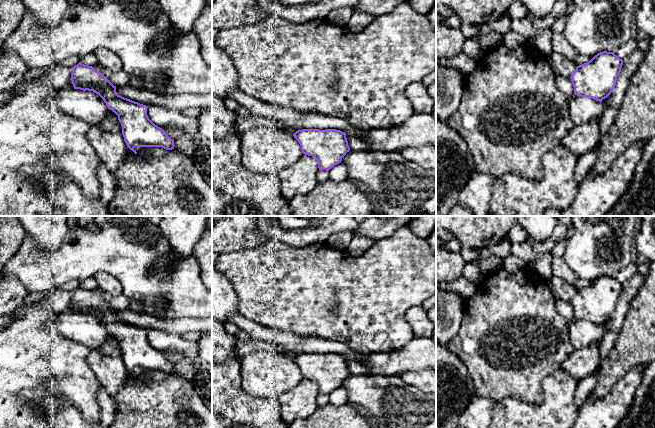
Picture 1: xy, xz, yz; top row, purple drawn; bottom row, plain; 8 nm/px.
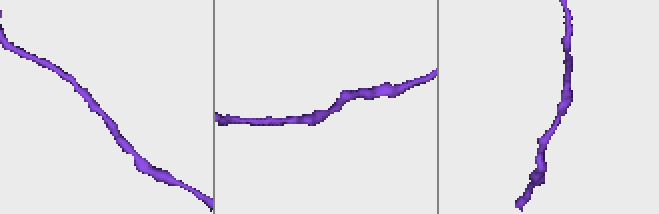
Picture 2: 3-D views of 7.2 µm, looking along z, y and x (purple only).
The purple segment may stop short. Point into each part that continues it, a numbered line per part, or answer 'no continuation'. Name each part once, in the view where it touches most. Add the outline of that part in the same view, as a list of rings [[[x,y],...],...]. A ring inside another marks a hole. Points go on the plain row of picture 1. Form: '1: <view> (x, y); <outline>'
no continuation

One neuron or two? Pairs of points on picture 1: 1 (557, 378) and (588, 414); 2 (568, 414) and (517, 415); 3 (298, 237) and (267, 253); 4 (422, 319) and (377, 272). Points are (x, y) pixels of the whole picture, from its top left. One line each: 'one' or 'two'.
1: two
2: one
3: two
4: two

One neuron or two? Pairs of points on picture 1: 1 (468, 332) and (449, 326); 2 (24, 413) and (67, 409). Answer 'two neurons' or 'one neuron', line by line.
1: two neurons
2: two neurons

